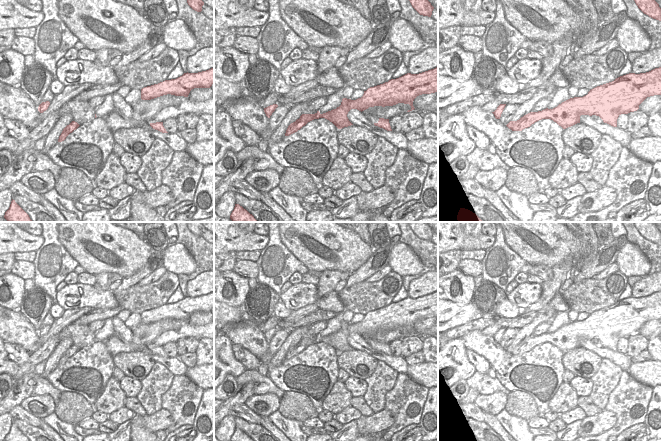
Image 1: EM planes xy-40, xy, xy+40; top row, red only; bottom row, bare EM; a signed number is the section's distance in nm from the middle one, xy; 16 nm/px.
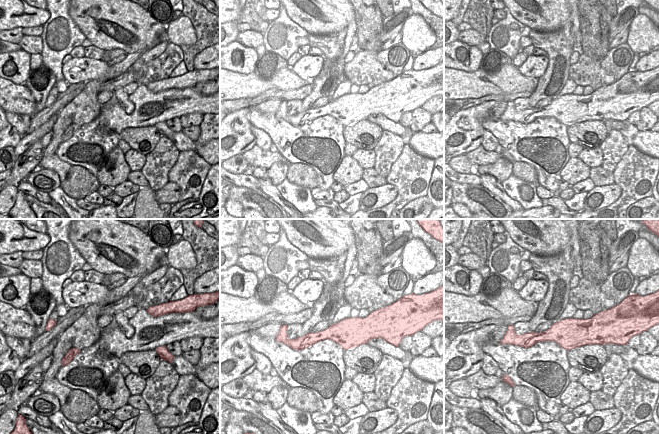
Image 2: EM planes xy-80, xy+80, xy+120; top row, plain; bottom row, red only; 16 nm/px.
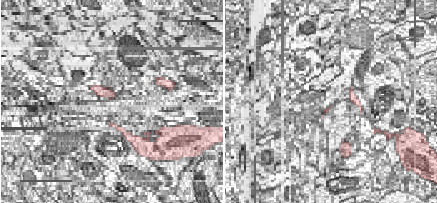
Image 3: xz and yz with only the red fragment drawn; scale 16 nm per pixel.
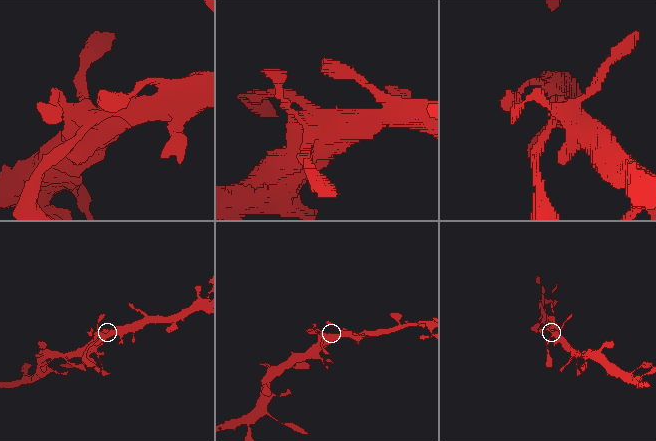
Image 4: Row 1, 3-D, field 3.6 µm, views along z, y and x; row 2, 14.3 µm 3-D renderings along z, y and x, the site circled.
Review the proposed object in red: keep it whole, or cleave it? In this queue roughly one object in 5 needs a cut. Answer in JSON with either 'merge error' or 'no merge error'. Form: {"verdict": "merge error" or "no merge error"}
{"verdict": "no merge error"}

